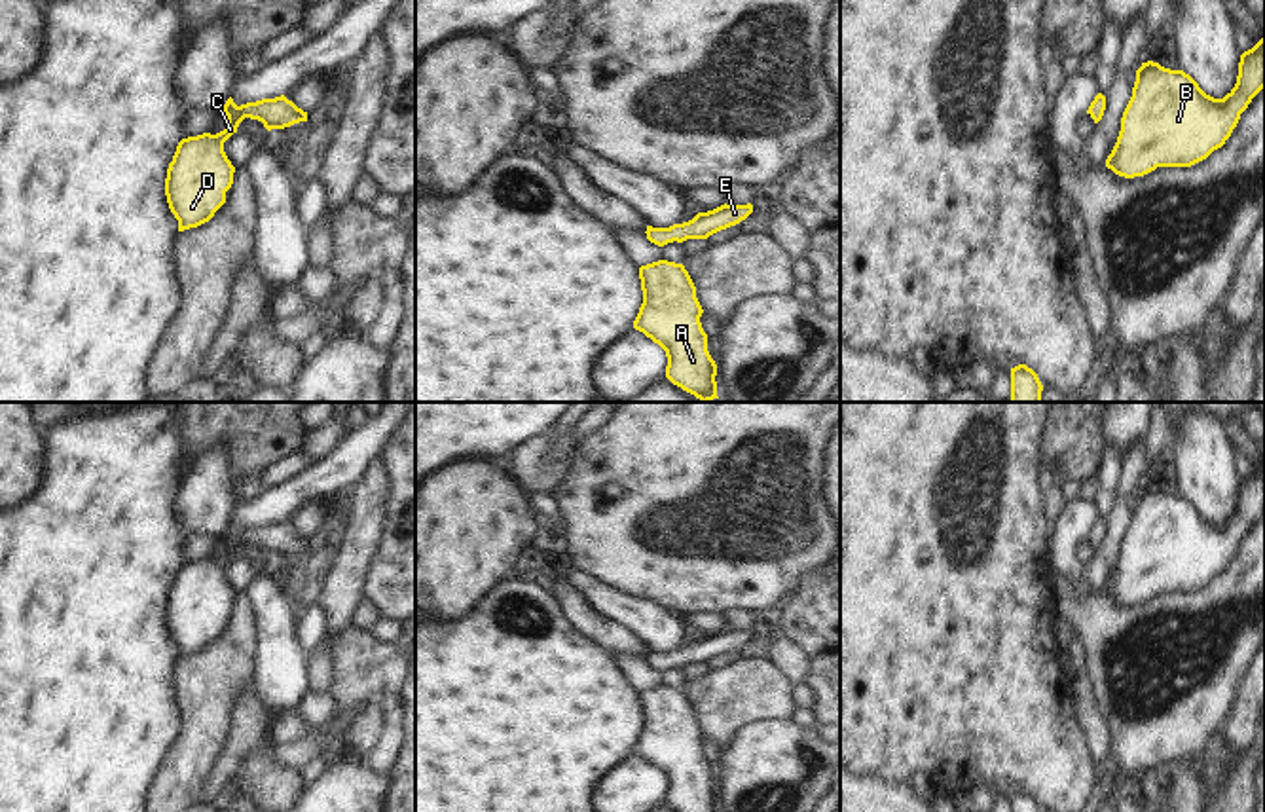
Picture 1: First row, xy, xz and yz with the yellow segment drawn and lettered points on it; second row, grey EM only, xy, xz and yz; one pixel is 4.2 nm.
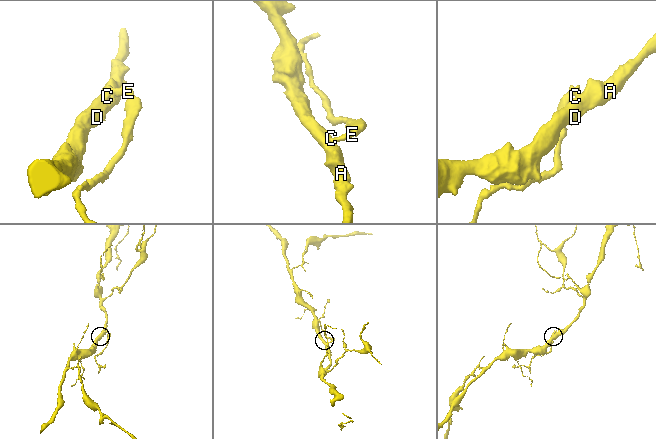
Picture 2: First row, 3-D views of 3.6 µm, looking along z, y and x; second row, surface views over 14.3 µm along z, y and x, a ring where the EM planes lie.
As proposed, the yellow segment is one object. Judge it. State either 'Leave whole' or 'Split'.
Leave whole

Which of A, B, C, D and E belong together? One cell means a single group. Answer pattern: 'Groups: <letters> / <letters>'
Groups: A B C D E

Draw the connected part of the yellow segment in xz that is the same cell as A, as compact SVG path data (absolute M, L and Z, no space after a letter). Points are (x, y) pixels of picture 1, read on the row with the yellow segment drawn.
M658 260L639 268L643 304L633 328L658 343L668 357L666 378L700 402L717 397L717 364L707 351L704 313L683 264Z

